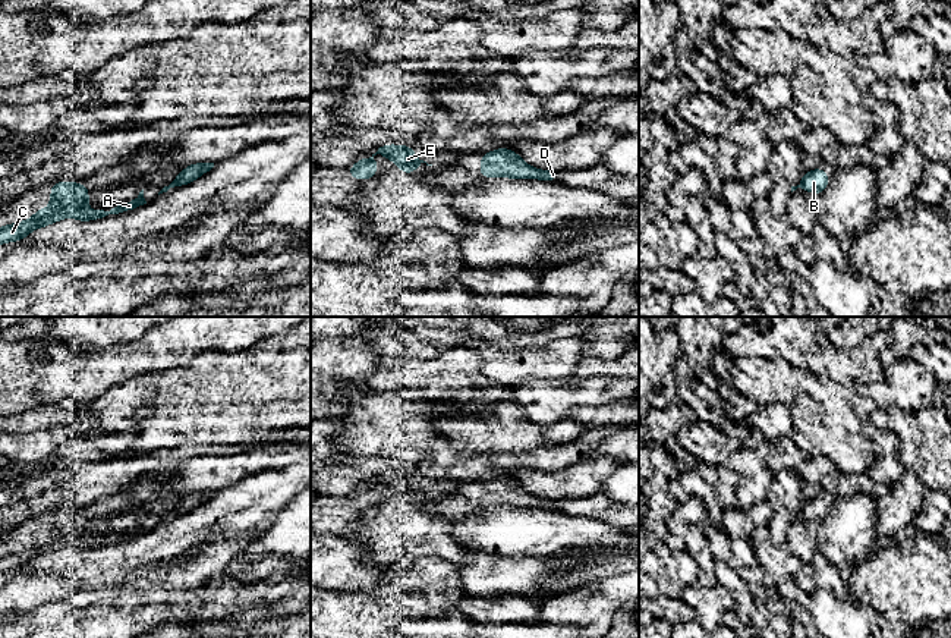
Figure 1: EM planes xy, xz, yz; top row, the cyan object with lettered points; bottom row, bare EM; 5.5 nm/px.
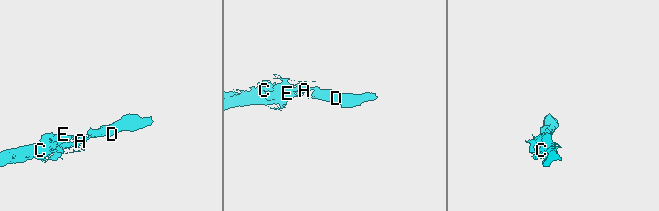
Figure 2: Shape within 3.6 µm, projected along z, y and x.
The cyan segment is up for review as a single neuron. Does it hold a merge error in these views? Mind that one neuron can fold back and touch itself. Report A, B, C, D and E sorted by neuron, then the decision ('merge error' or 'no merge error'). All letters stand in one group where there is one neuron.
groups A B C D E; no merge error

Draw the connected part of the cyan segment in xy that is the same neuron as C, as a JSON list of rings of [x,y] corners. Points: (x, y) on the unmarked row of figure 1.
[[[57,510],[51,512],[50,515],[53,518],[50,524],[51,535],[47,538],[37,538],[32,547],[0,556],[0,573],[13,569],[22,569],[28,565],[29,560],[56,551],[64,546],[73,546],[81,550],[92,550],[119,544],[123,540],[133,540],[136,535],[147,532],[142,518],[135,528],[125,534],[111,532],[110,541],[104,541],[101,534],[98,534],[95,541],[91,543],[88,538],[89,516],[76,510]]]

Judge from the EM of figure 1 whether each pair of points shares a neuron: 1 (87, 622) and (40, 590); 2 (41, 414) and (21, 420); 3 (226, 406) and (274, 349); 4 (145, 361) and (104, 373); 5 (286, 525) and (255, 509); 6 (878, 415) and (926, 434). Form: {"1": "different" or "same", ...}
{"1": "different", "2": "same", "3": "same", "4": "same", "5": "different", "6": "same"}

